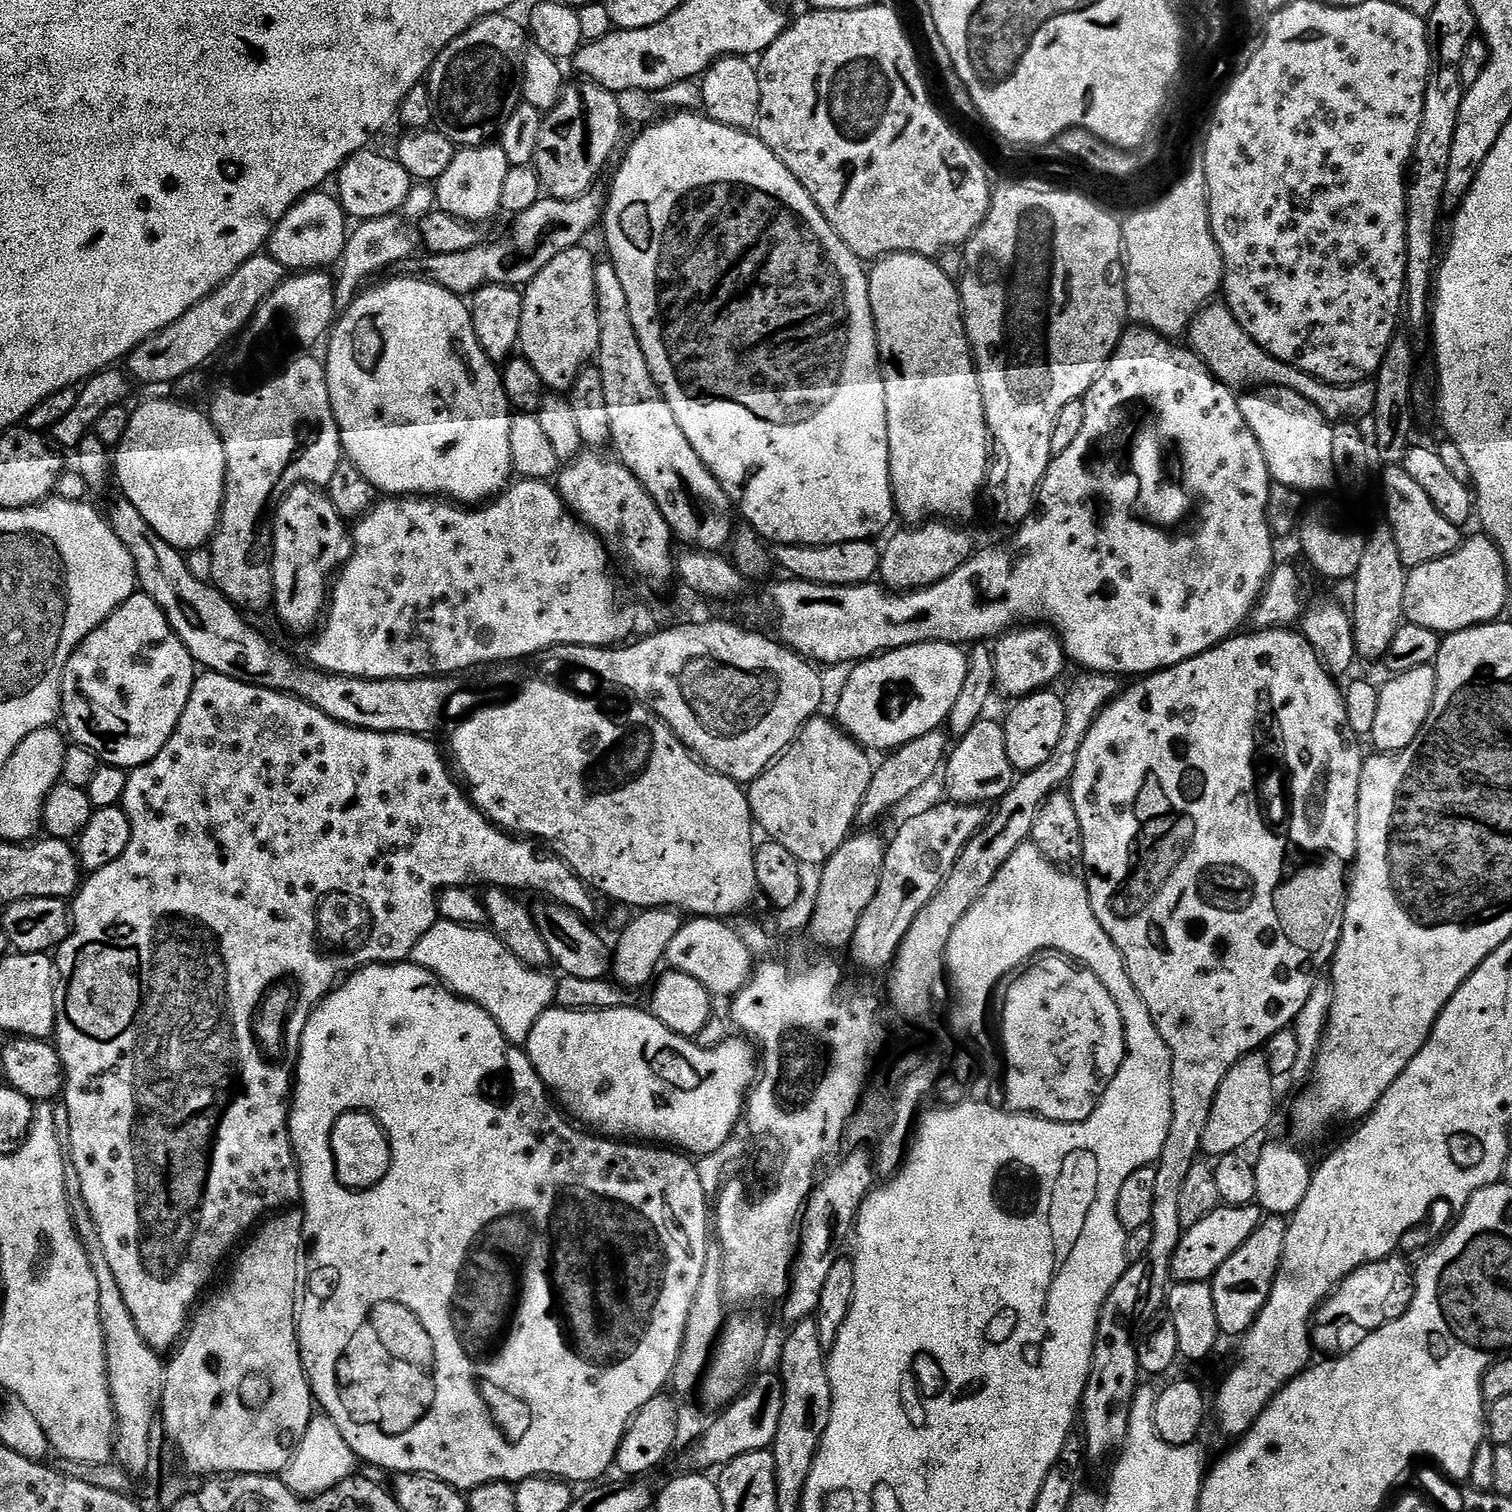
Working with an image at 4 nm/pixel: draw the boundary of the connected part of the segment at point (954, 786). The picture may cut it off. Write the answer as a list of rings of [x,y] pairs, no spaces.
[[[985,718],[972,727],[970,734],[959,737],[946,757],[942,780],[943,776],[947,799],[953,804],[988,806],[1002,799],[1014,783],[1014,769],[1006,754],[1003,723],[999,719]]]

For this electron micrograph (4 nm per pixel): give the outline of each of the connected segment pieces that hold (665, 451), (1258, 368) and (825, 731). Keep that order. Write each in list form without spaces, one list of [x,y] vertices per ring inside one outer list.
[[[611,259],[597,263],[594,282],[600,323],[598,367],[610,414],[610,440],[613,445],[616,443],[615,455],[642,482],[650,498],[654,498],[679,543],[681,540],[684,546],[695,545],[705,552],[719,553],[729,547],[734,531],[732,500],[716,481],[716,475],[698,458],[694,446],[682,434],[674,410],[670,410],[660,393],[630,318],[626,290],[622,290],[618,270],[614,270]]]
[[[1214,302],[1203,309],[1192,320],[1191,326],[1186,333],[1186,340],[1189,347],[1197,356],[1202,358],[1207,365],[1209,372],[1217,380],[1227,385],[1233,390],[1246,390],[1249,388],[1257,388],[1263,386],[1282,387],[1284,389],[1294,390],[1295,393],[1301,394],[1307,401],[1311,402],[1314,407],[1326,417],[1330,422],[1363,420],[1371,417],[1374,410],[1374,401],[1377,398],[1376,383],[1372,380],[1360,381],[1359,384],[1353,385],[1333,385],[1327,384],[1316,376],[1308,375],[1297,367],[1290,366],[1288,363],[1283,363],[1281,360],[1276,360],[1269,352],[1262,350],[1260,346],[1240,326],[1233,314],[1220,302]]]
[[[817,714],[807,720],[804,728],[793,740],[776,763],[770,765],[757,780],[751,781],[747,789],[750,810],[753,821],[765,833],[767,839],[776,840],[794,858],[798,858],[801,865],[816,864],[822,866],[853,835],[856,815],[862,806],[862,798],[866,798],[866,790],[872,781],[874,771],[873,757],[861,748],[835,719]]]

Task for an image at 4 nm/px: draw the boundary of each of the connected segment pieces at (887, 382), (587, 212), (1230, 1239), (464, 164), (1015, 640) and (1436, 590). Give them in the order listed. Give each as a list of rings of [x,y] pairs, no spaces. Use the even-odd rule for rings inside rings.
[[[893,252],[890,256],[885,256],[871,265],[868,272],[868,293],[870,294],[870,306],[872,307],[872,317],[876,323],[876,344],[880,348],[880,362],[884,373],[884,389],[886,390],[886,426],[888,427],[888,445],[890,446],[890,478],[892,479],[892,503],[897,517],[900,516],[908,526],[919,526],[943,518],[948,522],[964,522],[967,516],[972,516],[976,512],[976,499],[982,496],[982,489],[985,487],[988,473],[990,471],[990,437],[988,434],[988,424],[984,420],[984,403],[980,393],[980,383],[976,373],[976,362],[973,356],[972,346],[968,342],[968,331],[964,329],[964,310],[960,306],[960,290],[957,281],[941,270],[939,263],[935,259],[926,256],[916,256],[913,252]]]
[[[593,190],[573,200],[542,198],[513,219],[516,221],[509,240],[481,242],[470,250],[462,250],[462,254],[420,254],[403,262],[403,275],[429,280],[461,298],[471,297],[487,284],[526,286],[547,264],[554,262],[558,254],[577,247],[583,241],[580,239],[595,224],[597,227],[601,223],[606,200],[598,192]]]
[[[1255,1202],[1243,1204],[1241,1208],[1221,1206],[1206,1214],[1206,1218],[1198,1222],[1198,1226],[1184,1229],[1178,1242],[1178,1250],[1174,1250],[1172,1280],[1176,1282],[1211,1281],[1222,1266],[1222,1262],[1226,1262],[1226,1258],[1230,1258],[1230,1254],[1234,1254],[1234,1250],[1238,1250],[1238,1246],[1242,1246],[1242,1242],[1246,1242],[1246,1238],[1250,1238],[1254,1230],[1258,1230],[1261,1219],[1262,1209]]]
[[[489,142],[483,144],[481,148],[460,148],[456,157],[450,162],[446,174],[442,174],[442,178],[435,181],[435,203],[438,205],[439,211],[448,212],[460,220],[469,222],[481,222],[480,220],[490,219],[495,212],[499,213],[501,211],[502,185],[509,167],[506,150],[502,150],[499,143]]]
[[[1017,626],[1004,633],[992,648],[996,692],[1009,696],[1009,701],[1023,700],[1053,687],[1052,683],[1064,672],[1064,643],[1048,626]]]
[[[1477,534],[1463,541],[1459,548],[1437,560],[1426,562],[1411,569],[1406,575],[1404,591],[1404,615],[1407,623],[1426,626],[1441,634],[1461,632],[1475,628],[1477,624],[1490,624],[1501,619],[1504,607],[1508,604],[1508,580],[1510,574],[1504,568],[1504,559],[1500,557],[1496,545],[1483,534]]]

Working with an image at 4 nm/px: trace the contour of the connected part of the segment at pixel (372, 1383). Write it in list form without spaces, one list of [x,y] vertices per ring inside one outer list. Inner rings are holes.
[[[411,1322],[412,1324],[392,1324],[388,1328],[388,1356],[372,1356],[369,1360],[336,1360],[336,1396],[340,1396],[340,1408],[344,1408],[344,1416],[356,1424],[356,1428],[372,1428],[372,1432],[380,1432],[384,1440],[400,1440],[400,1436],[412,1436],[424,1420],[428,1420],[428,1411],[436,1408],[436,1396],[440,1396],[440,1352],[420,1352],[416,1356],[416,1348],[425,1344],[431,1349],[436,1345],[436,1336],[428,1332],[428,1324]],[[380,1367],[380,1372],[375,1368]],[[416,1368],[420,1368],[420,1376],[424,1384],[416,1384]]]

